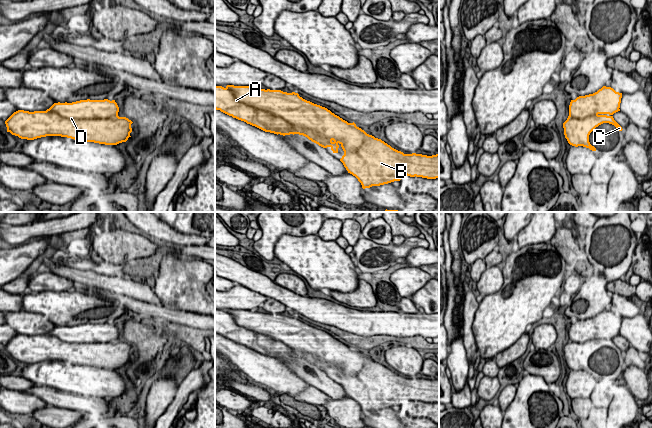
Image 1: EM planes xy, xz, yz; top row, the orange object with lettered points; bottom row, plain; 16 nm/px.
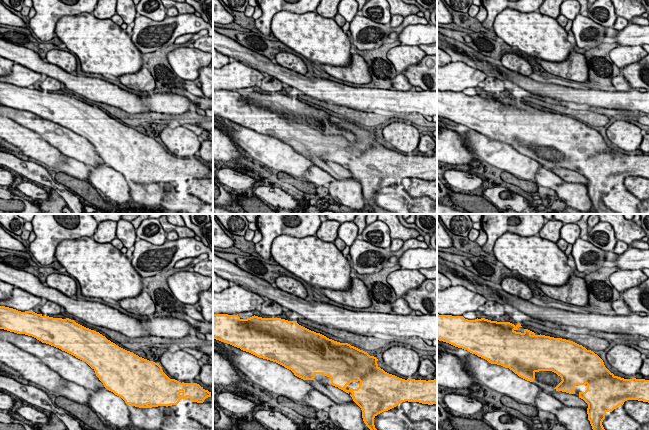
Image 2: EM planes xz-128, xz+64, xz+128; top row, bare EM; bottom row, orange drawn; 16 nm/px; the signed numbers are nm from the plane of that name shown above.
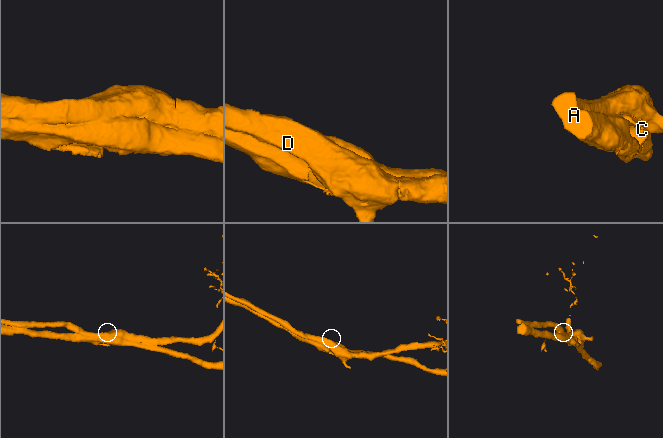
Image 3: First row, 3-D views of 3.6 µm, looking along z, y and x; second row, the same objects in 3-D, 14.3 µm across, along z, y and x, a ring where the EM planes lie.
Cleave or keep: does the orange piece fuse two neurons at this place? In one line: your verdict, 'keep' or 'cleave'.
cleave

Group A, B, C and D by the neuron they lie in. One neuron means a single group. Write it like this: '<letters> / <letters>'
A C / B D

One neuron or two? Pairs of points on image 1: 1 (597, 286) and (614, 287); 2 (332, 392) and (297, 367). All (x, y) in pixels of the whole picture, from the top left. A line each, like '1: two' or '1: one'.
1: two
2: one

